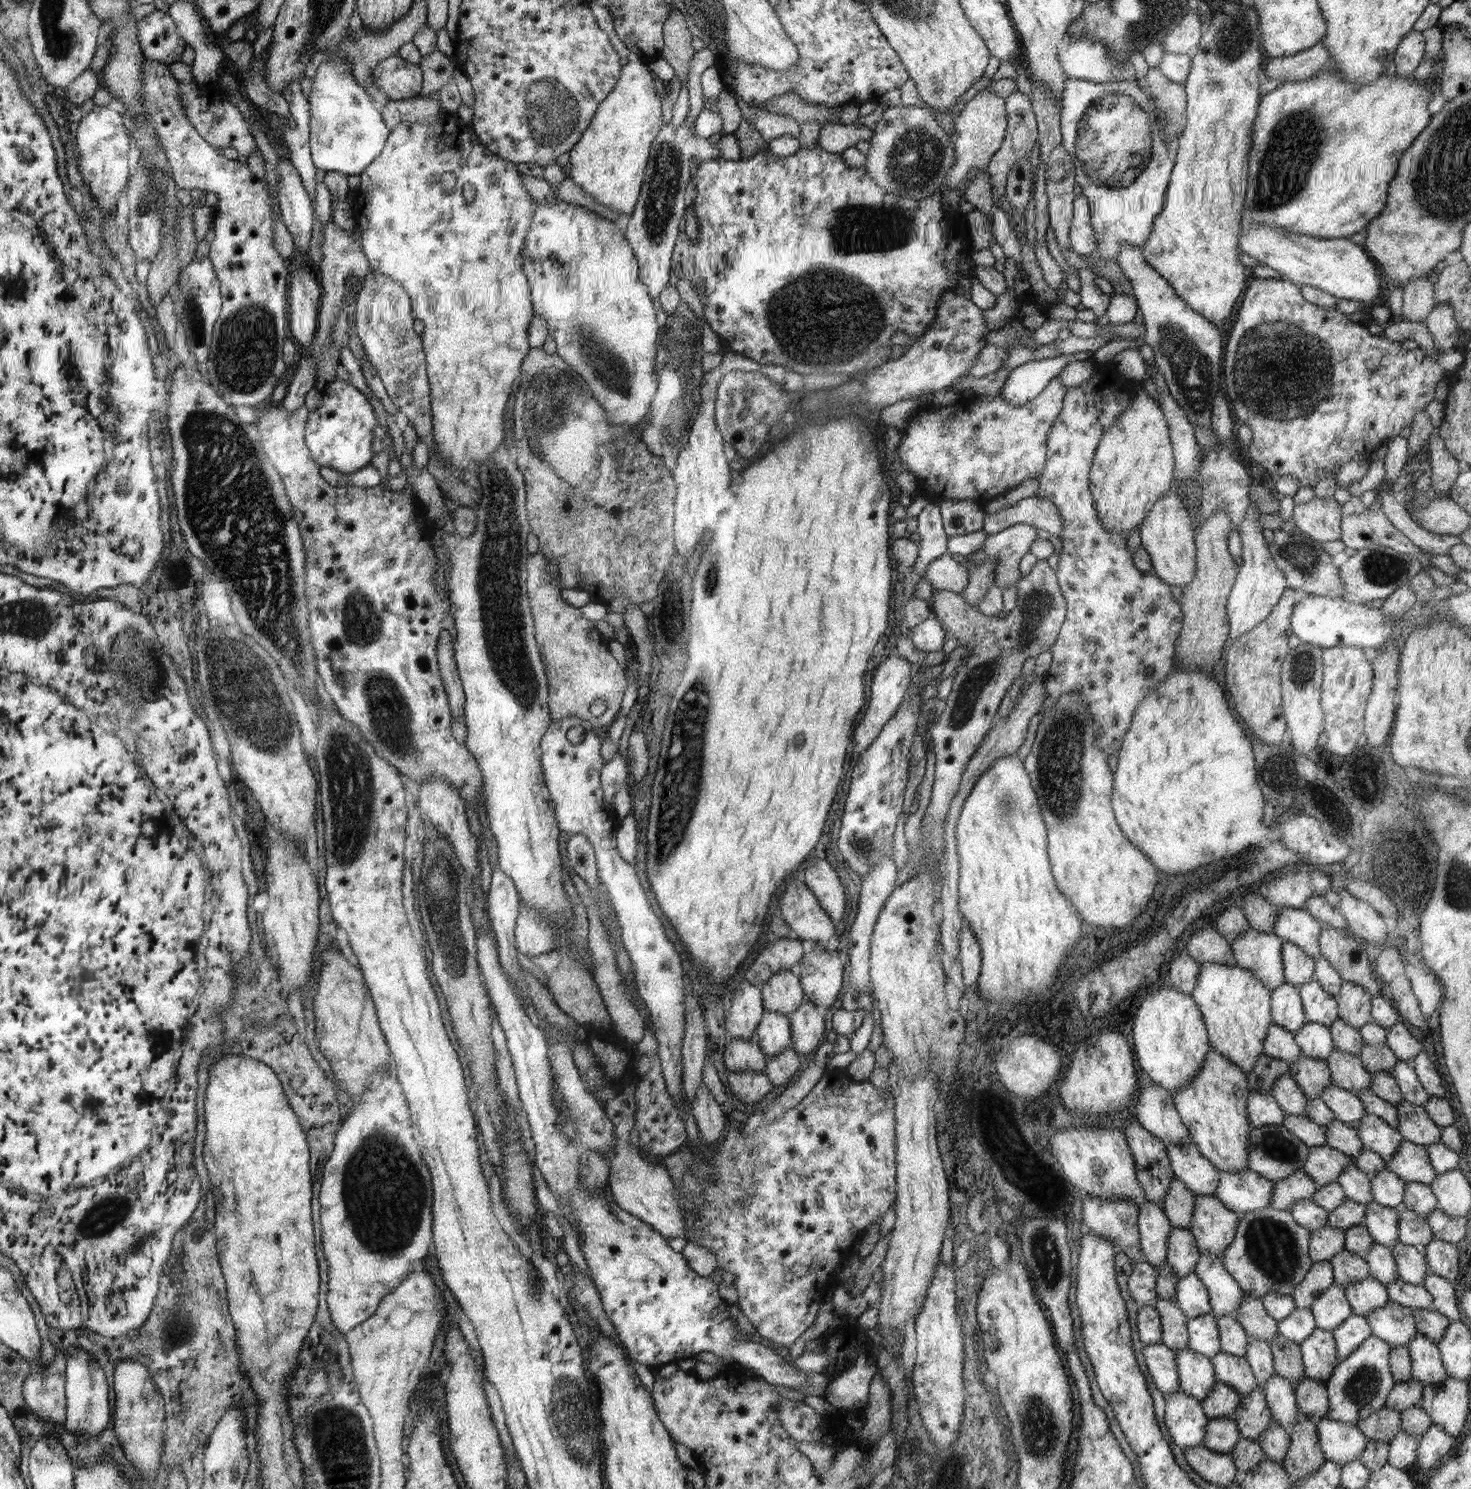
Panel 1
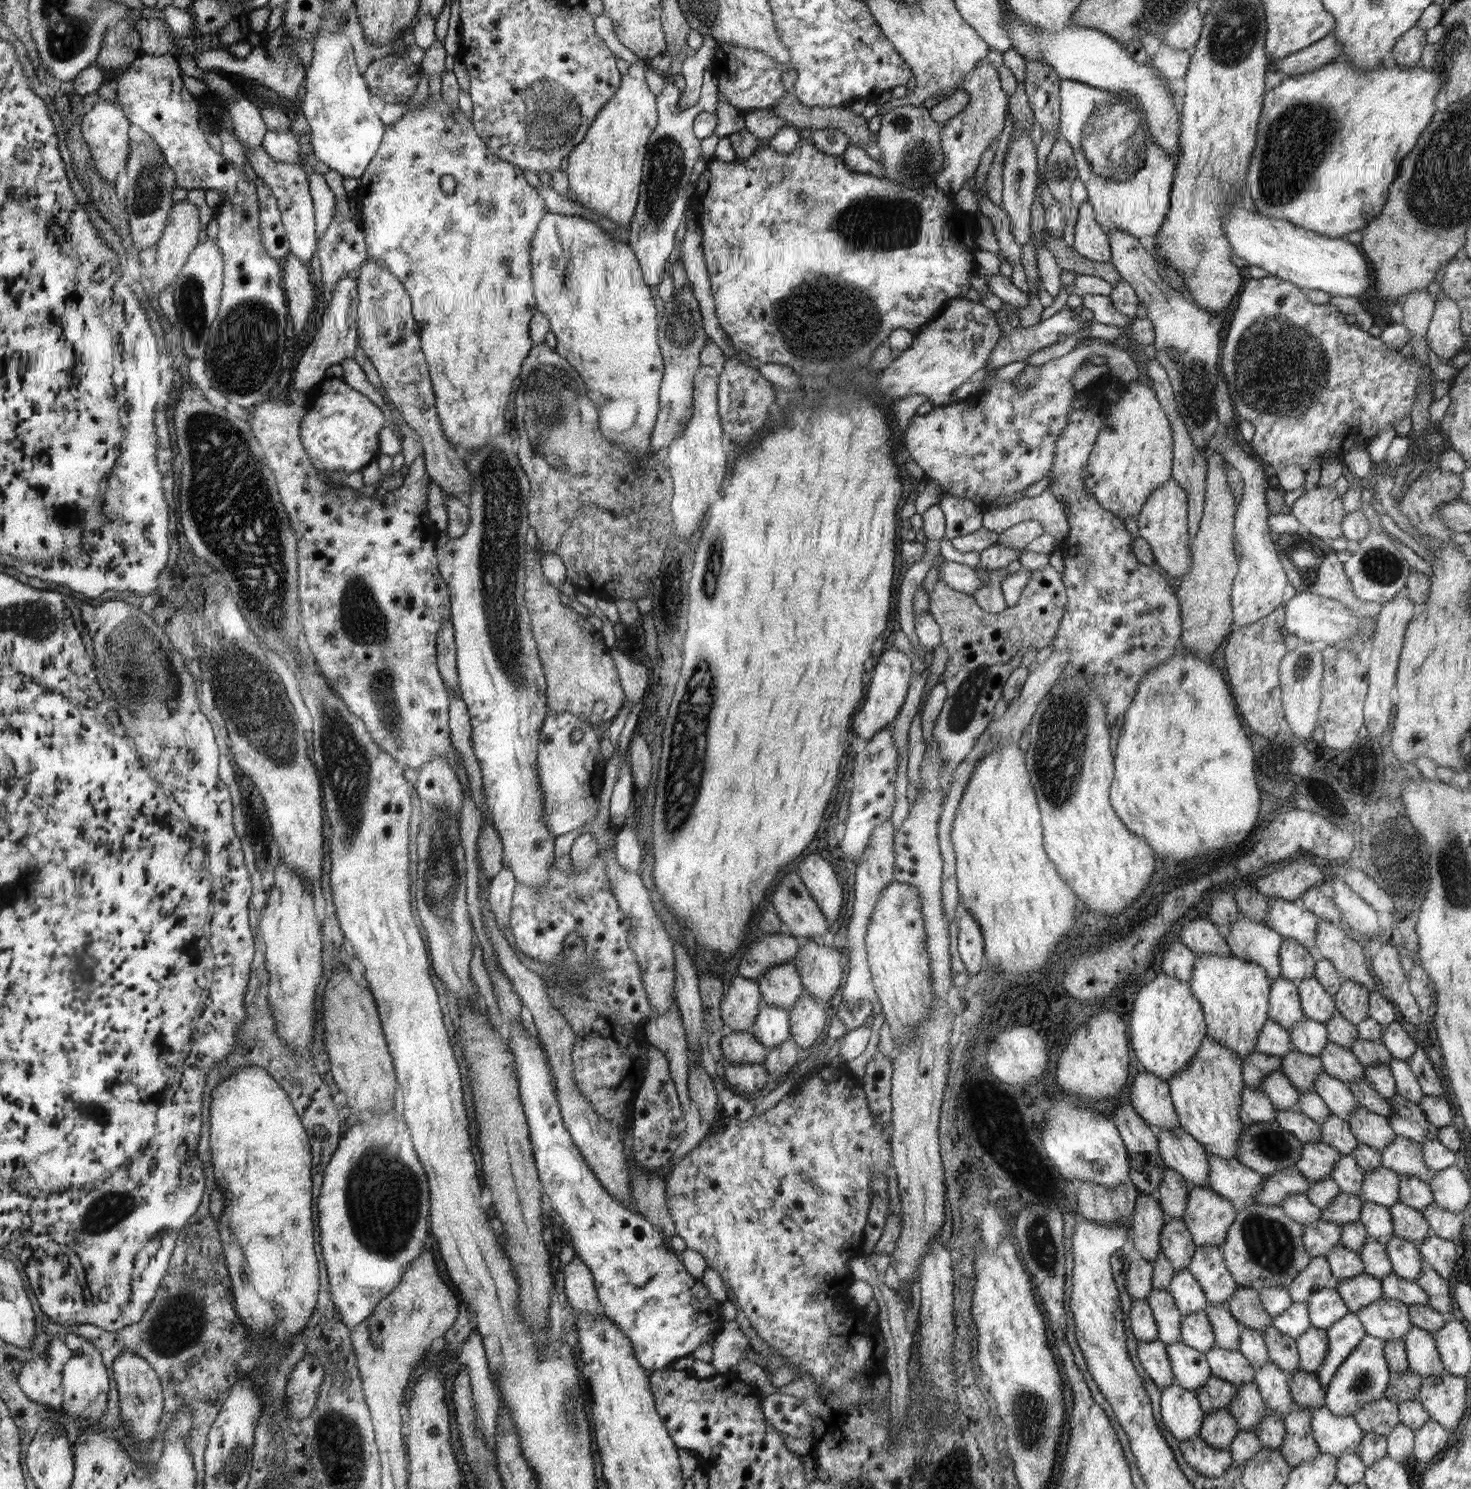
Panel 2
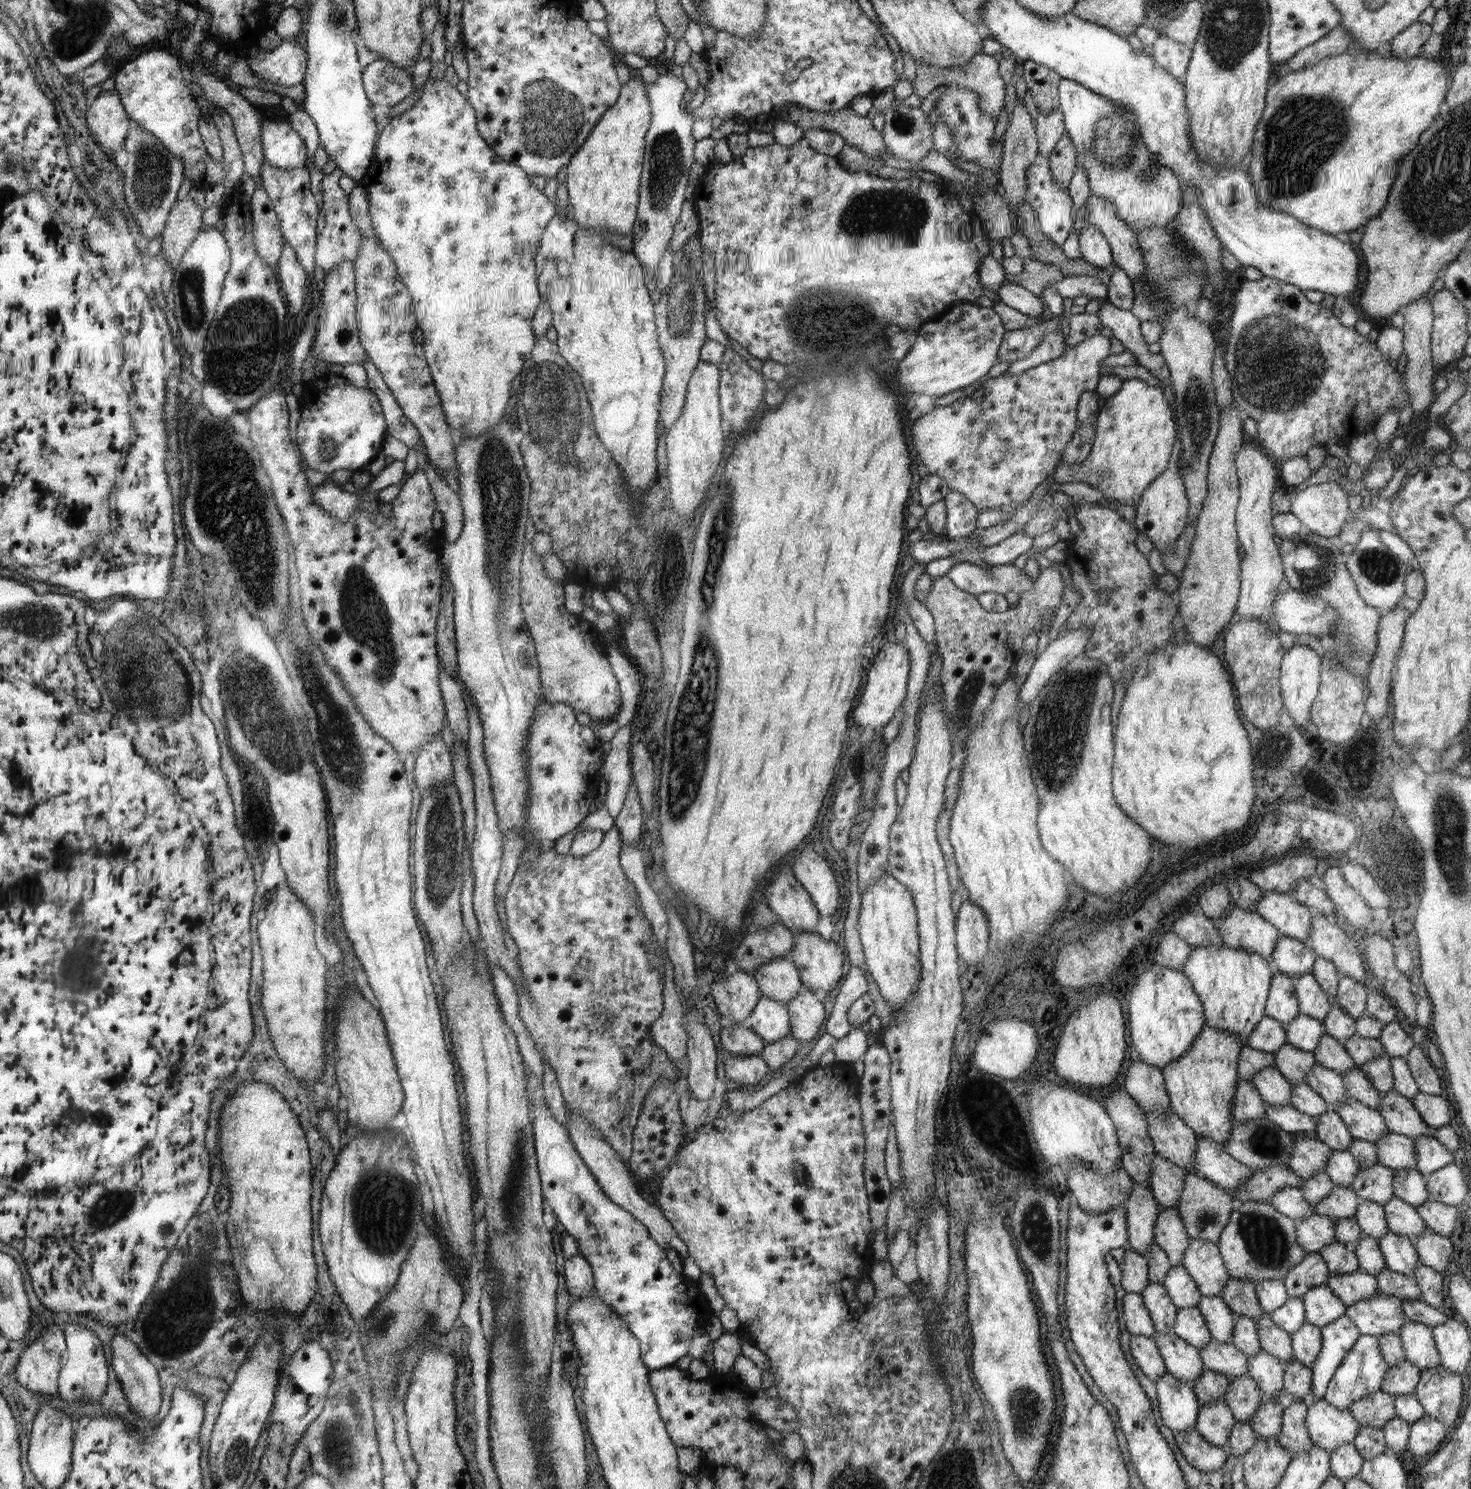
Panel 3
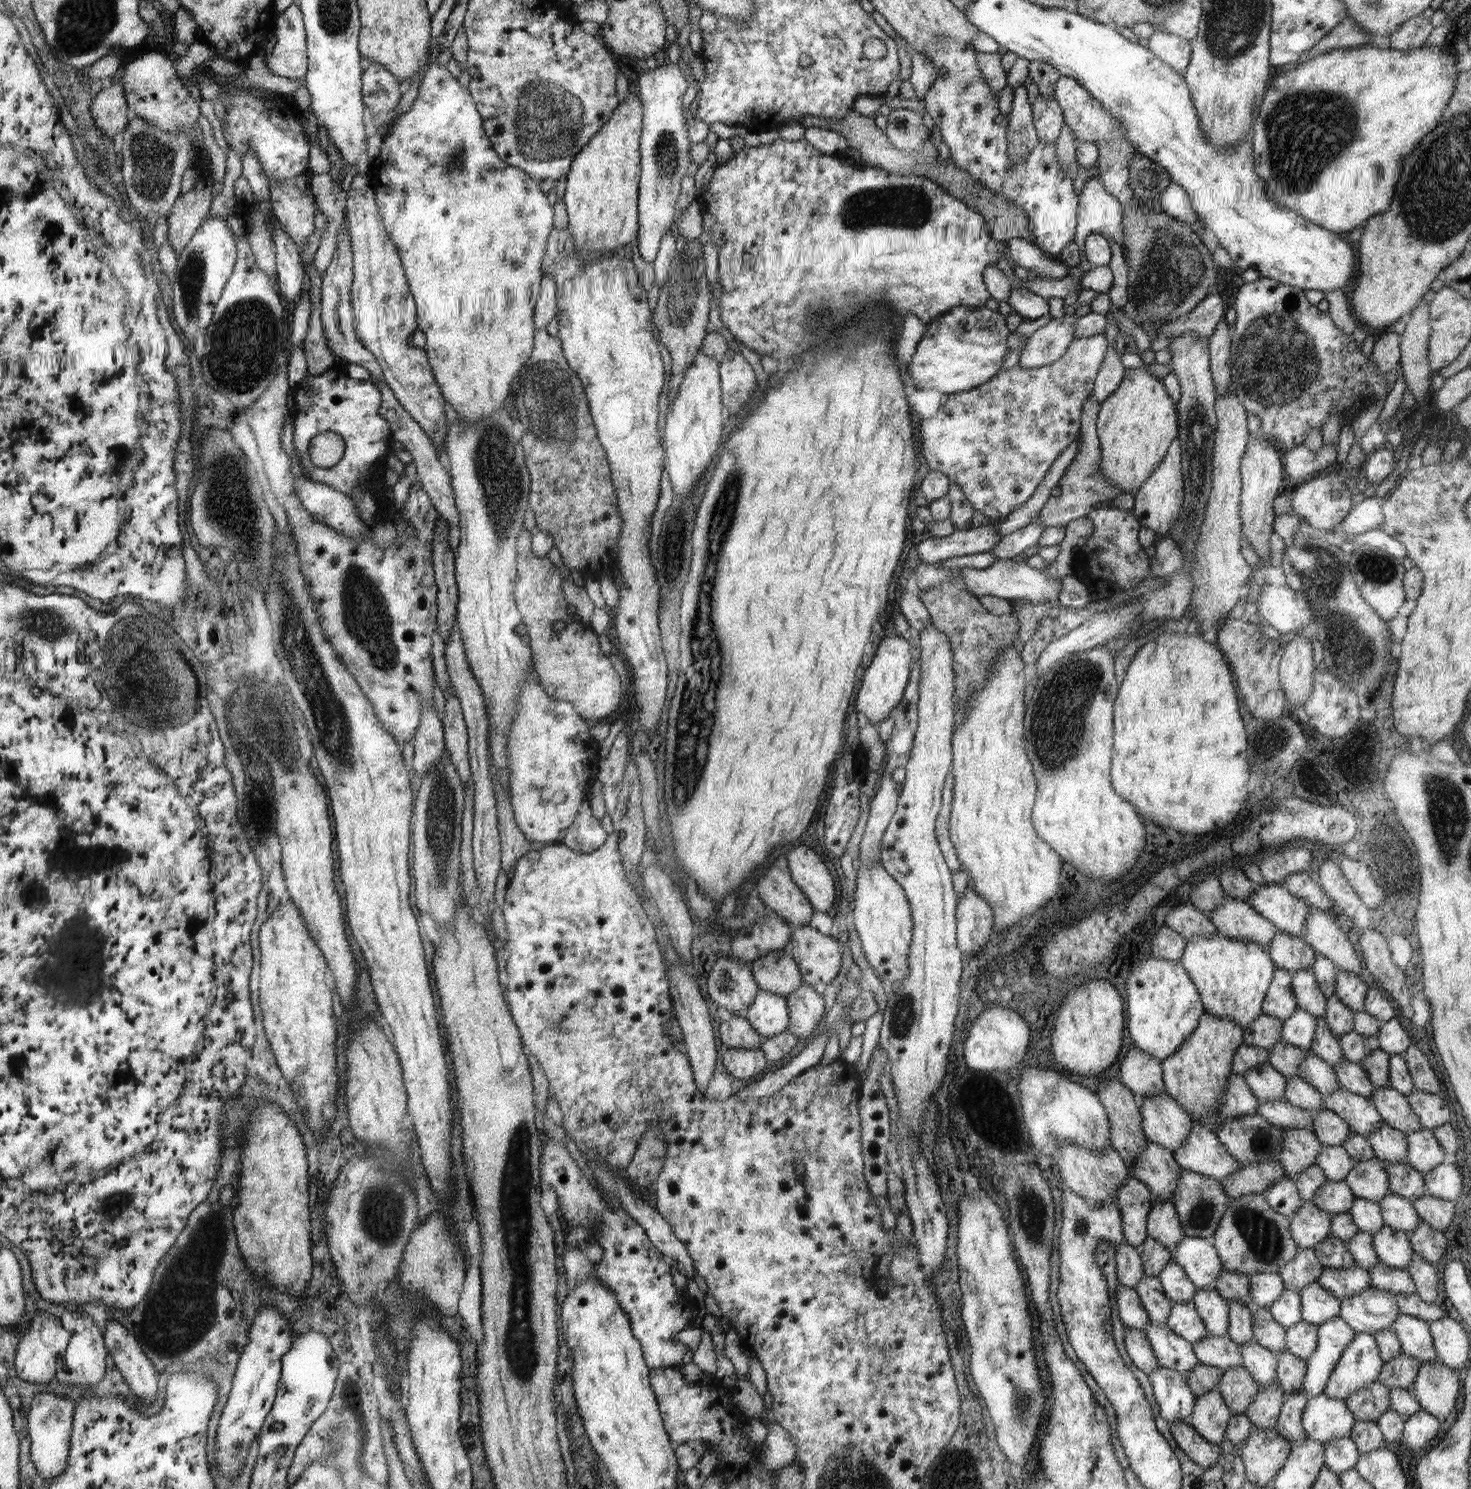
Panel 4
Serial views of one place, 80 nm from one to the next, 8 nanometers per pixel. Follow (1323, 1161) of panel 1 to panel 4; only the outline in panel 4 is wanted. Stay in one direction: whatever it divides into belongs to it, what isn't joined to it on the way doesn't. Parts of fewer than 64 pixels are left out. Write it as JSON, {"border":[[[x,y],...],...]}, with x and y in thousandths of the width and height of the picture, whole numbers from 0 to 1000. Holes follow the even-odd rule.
{"border":[[[879,758],[872,759],[872,772],[869,774],[869,780],[880,791],[887,784],[894,783],[899,768],[892,758]]]}

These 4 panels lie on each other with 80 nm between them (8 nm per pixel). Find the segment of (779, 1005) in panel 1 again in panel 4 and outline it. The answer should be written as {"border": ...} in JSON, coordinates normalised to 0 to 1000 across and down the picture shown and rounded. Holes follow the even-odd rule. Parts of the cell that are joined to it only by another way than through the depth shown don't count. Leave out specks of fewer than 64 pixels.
{"border":[[[533,638],[525,639],[510,648],[517,664],[521,666],[534,670],[546,662],[545,651],[542,646],[534,641]]]}

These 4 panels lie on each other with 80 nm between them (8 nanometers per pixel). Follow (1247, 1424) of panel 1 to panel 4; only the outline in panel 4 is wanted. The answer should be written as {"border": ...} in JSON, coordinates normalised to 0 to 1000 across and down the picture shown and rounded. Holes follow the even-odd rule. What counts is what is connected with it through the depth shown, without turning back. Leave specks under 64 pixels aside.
{"border":[[[844,917],[831,921],[831,926],[827,930],[837,950],[846,950],[855,937],[855,932],[855,928]]]}

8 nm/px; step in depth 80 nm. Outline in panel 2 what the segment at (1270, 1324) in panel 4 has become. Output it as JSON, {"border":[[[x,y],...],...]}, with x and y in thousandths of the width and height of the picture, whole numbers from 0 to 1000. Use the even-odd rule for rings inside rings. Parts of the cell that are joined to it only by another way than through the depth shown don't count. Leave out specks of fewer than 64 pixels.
{"border":[[[866,891],[858,896],[862,906],[863,913],[867,915],[869,919],[876,923],[880,922],[884,915],[880,899],[872,896]]]}

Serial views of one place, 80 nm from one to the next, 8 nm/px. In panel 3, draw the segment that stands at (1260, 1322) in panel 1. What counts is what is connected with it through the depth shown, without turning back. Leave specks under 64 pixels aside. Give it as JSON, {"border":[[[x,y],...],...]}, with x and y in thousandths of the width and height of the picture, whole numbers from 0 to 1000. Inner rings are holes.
{"border":[[[836,858],[829,870],[840,883],[845,882],[855,888],[860,881],[855,872],[853,863],[850,860]]]}

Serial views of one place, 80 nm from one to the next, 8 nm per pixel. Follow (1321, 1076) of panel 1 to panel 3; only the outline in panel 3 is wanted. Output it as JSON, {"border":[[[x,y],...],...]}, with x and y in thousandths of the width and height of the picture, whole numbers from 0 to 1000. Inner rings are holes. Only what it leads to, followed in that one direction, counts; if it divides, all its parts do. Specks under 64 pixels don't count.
{"border":[[[876,701],[866,707],[865,717],[870,719],[878,728],[889,727],[889,721],[895,714],[893,707],[885,706]]]}

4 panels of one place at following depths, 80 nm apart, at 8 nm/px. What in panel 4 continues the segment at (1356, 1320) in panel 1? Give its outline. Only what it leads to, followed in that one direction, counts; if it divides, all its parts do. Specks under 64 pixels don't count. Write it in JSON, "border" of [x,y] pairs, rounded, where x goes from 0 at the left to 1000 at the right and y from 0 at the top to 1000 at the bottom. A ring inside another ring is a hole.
{"border":[[[910,884],[896,890],[896,899],[894,909],[888,914],[888,923],[885,933],[889,939],[900,936],[907,917],[915,905],[919,901],[921,893]]]}

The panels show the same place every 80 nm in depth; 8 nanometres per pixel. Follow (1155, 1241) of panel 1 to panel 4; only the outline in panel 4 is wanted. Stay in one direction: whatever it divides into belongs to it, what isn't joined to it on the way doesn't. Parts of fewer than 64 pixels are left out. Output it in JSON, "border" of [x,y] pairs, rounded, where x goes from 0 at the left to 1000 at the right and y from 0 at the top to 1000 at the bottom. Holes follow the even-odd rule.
{"border":[[[770,790],[757,805],[762,814],[764,833],[770,837],[775,837],[781,831],[780,819],[784,805],[780,797]]]}

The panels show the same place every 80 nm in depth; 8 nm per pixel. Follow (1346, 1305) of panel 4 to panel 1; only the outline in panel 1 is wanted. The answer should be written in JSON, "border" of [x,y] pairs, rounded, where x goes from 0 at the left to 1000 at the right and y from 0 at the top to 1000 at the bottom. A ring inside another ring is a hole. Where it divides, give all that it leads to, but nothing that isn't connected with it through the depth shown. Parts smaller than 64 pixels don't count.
{"border":[[[946,873],[942,877],[929,882],[933,896],[943,901],[946,905],[957,904],[963,897],[963,887],[961,879],[956,878]]]}

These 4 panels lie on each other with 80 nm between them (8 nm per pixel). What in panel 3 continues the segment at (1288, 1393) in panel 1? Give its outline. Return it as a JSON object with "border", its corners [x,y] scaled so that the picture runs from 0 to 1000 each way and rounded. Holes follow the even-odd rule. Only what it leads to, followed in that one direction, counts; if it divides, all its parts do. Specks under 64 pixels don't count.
{"border":[[[858,907],[852,911],[848,911],[848,923],[855,928],[859,940],[869,940],[869,937],[873,936],[873,915],[865,909]]]}

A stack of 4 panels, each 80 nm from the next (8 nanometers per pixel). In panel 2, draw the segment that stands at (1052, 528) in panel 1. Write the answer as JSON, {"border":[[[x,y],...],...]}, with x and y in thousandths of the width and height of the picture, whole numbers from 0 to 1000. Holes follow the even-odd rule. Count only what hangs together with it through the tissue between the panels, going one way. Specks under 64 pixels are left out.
{"border":[[[712,328],[707,332],[695,334],[685,339],[669,342],[668,354],[673,357],[681,358],[690,352],[705,349],[710,358],[714,359],[721,366],[727,357],[726,346],[718,333]]]}

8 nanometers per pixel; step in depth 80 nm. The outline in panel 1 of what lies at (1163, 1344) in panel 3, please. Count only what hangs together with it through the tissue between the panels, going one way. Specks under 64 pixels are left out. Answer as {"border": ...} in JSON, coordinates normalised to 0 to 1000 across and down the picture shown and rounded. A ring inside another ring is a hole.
{"border":[[[808,905],[798,908],[802,934],[817,943],[827,928],[823,913]]]}

